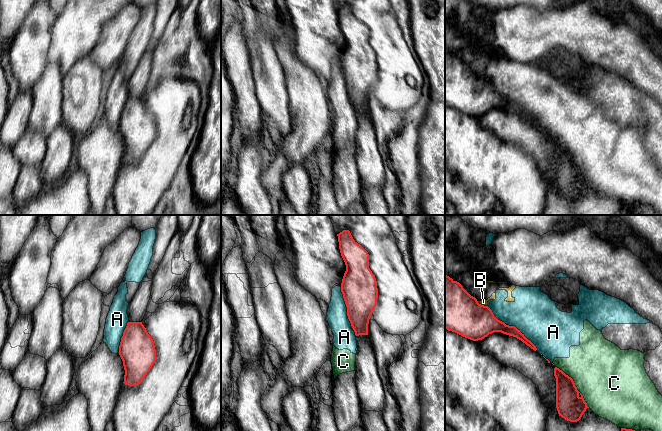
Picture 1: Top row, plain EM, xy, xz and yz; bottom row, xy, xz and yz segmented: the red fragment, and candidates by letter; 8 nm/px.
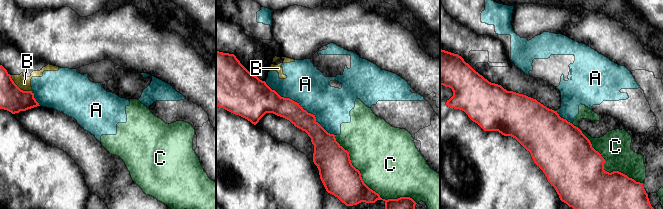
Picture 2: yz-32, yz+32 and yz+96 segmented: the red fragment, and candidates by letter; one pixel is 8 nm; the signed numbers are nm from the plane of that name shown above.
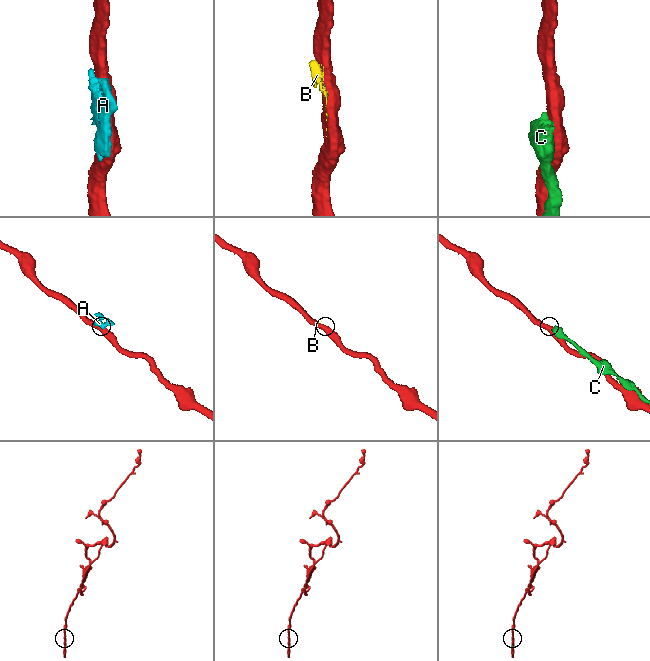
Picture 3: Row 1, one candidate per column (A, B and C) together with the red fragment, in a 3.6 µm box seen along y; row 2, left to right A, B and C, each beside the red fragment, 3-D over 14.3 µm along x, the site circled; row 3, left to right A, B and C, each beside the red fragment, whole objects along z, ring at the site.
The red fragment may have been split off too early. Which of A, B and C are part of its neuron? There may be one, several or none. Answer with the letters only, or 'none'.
none

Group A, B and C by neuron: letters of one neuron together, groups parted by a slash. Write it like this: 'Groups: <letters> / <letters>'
Groups: A / B C

